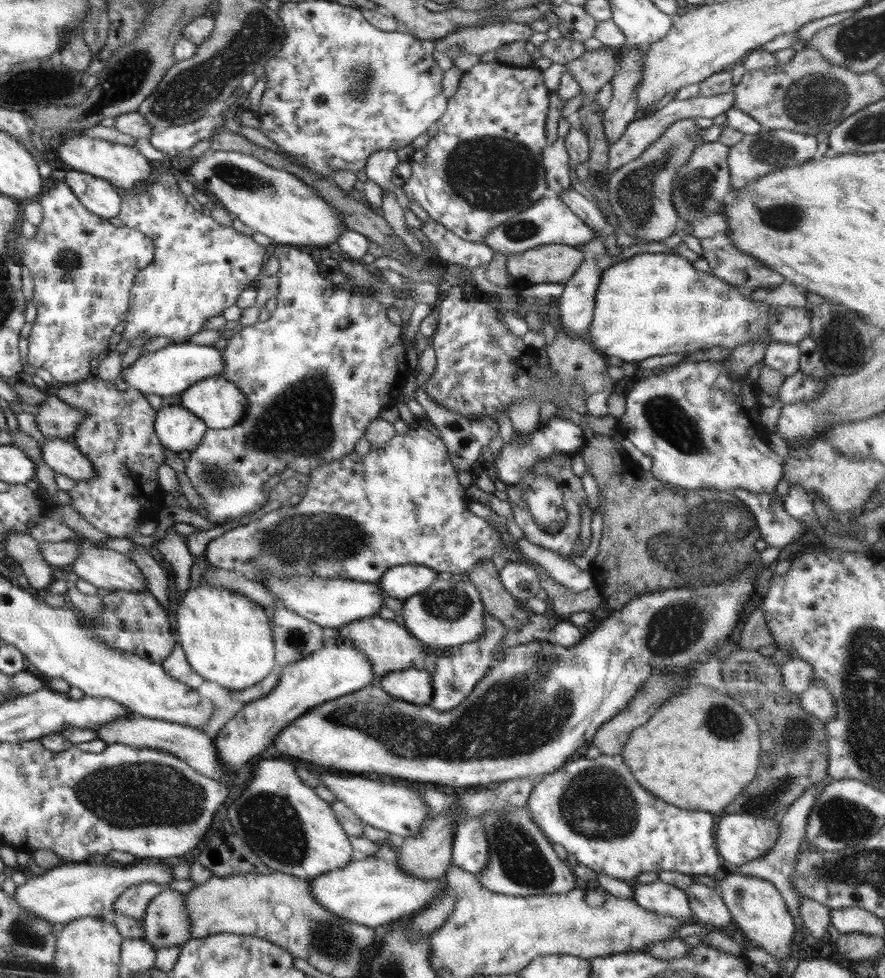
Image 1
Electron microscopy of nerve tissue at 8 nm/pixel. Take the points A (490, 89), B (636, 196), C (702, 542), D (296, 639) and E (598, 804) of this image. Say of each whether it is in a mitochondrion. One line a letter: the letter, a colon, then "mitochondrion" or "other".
A: other
B: mitochondrion
C: mitochondrion
D: mitochondrion
E: mitochondrion

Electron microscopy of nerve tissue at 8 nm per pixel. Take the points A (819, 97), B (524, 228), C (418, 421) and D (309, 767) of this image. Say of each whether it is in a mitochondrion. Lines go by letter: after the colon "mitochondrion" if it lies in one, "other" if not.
A: mitochondrion
B: mitochondrion
C: other
D: other

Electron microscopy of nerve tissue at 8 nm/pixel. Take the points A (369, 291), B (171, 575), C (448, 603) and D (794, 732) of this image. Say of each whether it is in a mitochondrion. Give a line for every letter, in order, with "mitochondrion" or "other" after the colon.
A: other
B: other
C: mitochondrion
D: mitochondrion

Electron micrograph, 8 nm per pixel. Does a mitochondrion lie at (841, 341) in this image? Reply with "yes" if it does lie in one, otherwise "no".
yes

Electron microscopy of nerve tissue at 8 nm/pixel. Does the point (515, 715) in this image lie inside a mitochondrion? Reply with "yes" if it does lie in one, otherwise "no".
yes

